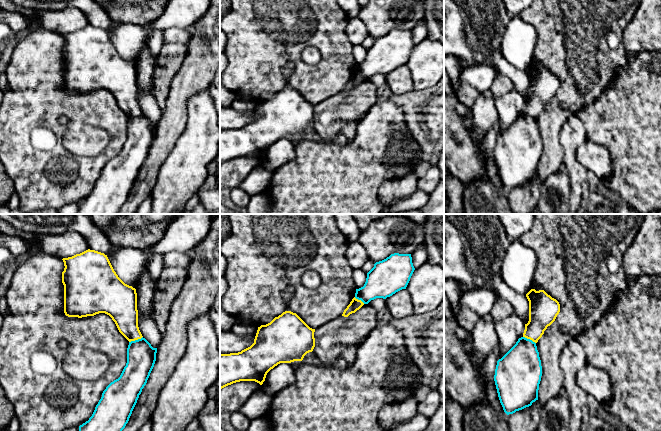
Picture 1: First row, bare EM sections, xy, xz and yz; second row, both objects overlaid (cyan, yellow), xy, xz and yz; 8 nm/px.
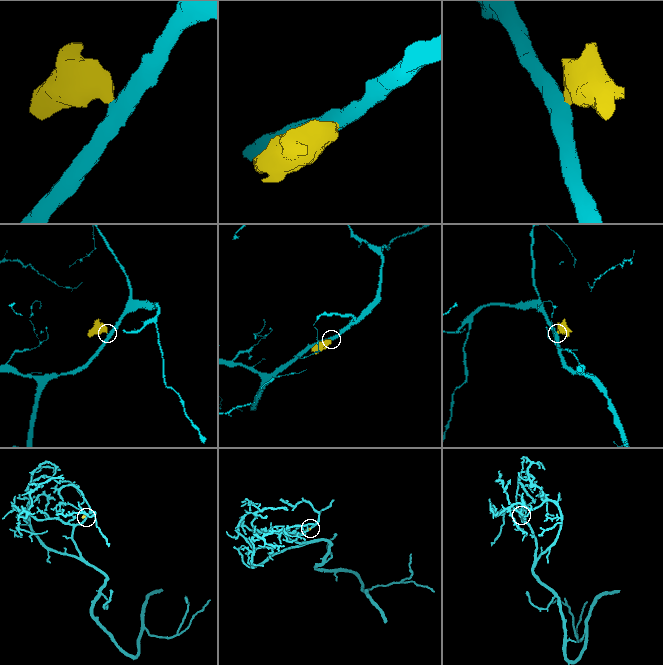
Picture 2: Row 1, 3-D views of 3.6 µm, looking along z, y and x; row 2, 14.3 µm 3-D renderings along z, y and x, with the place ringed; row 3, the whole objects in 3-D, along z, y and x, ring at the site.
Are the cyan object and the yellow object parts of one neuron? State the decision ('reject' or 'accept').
reject

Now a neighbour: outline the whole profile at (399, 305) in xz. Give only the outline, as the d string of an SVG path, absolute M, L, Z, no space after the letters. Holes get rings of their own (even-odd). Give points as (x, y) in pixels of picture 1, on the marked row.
M402 289L385 299L385 305L394 319L402 319L414 314L411 296L406 289Z

